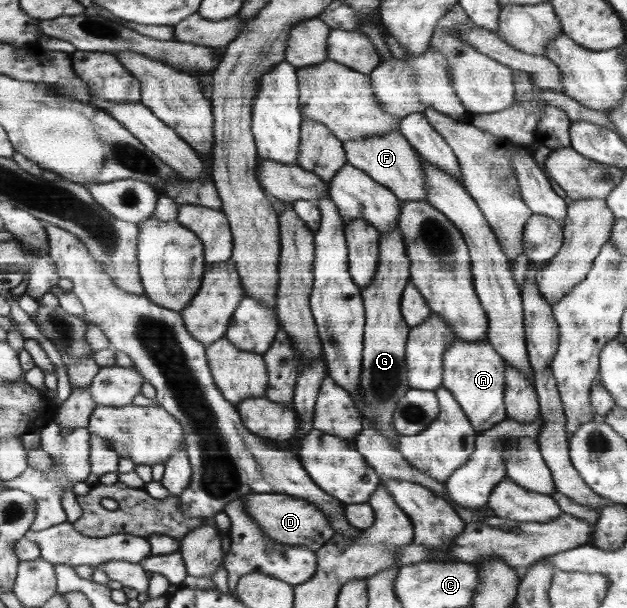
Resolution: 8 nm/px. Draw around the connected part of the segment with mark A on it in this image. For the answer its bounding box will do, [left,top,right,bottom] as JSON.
[442,339,508,434]

